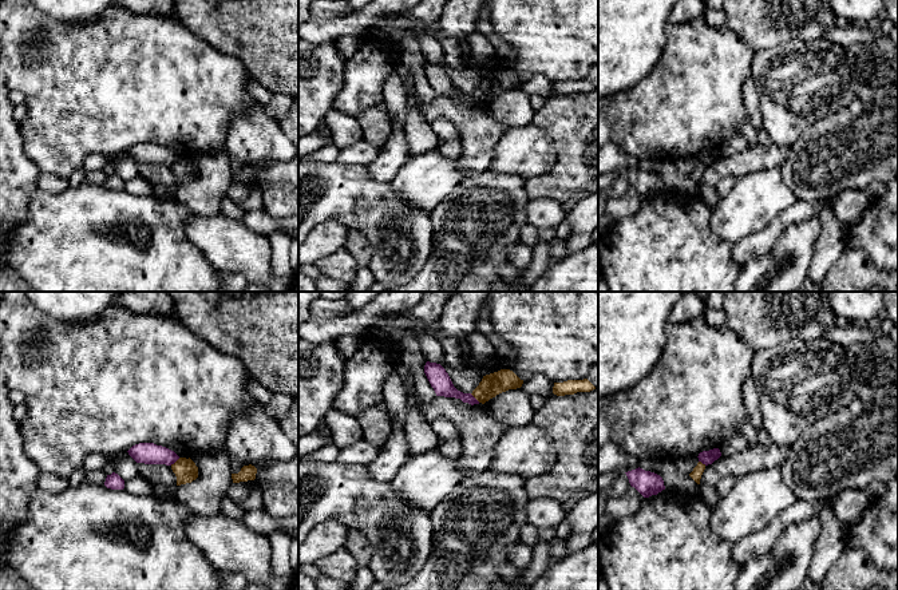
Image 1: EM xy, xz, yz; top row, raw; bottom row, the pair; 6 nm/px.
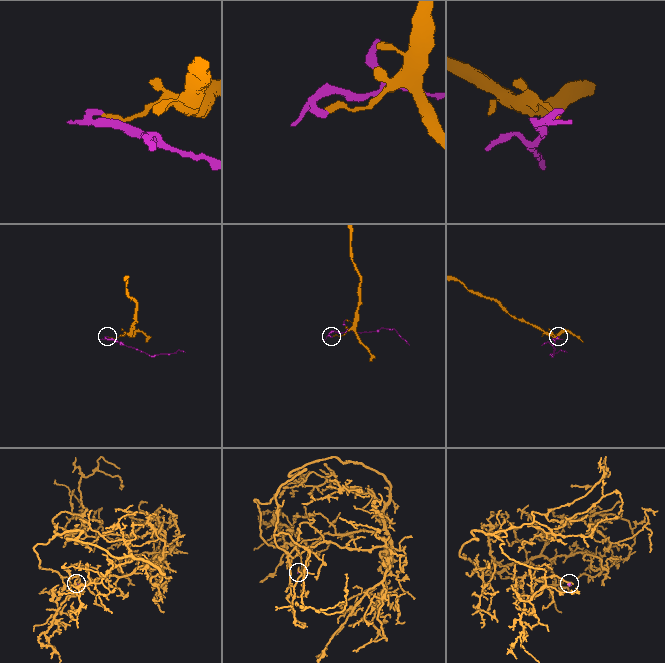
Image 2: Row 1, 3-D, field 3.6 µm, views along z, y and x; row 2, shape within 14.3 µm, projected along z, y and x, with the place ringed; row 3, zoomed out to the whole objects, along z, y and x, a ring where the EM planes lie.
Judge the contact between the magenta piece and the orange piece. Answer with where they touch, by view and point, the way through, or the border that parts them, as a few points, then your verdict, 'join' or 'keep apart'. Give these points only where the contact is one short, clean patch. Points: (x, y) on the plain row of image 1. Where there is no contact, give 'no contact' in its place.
meets magenta in xy at (174, 162); border along xy (180, 158), (170, 165); keep apart

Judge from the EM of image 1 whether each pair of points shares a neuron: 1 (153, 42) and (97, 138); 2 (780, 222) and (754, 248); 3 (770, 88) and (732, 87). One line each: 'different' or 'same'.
1: same
2: same
3: different

